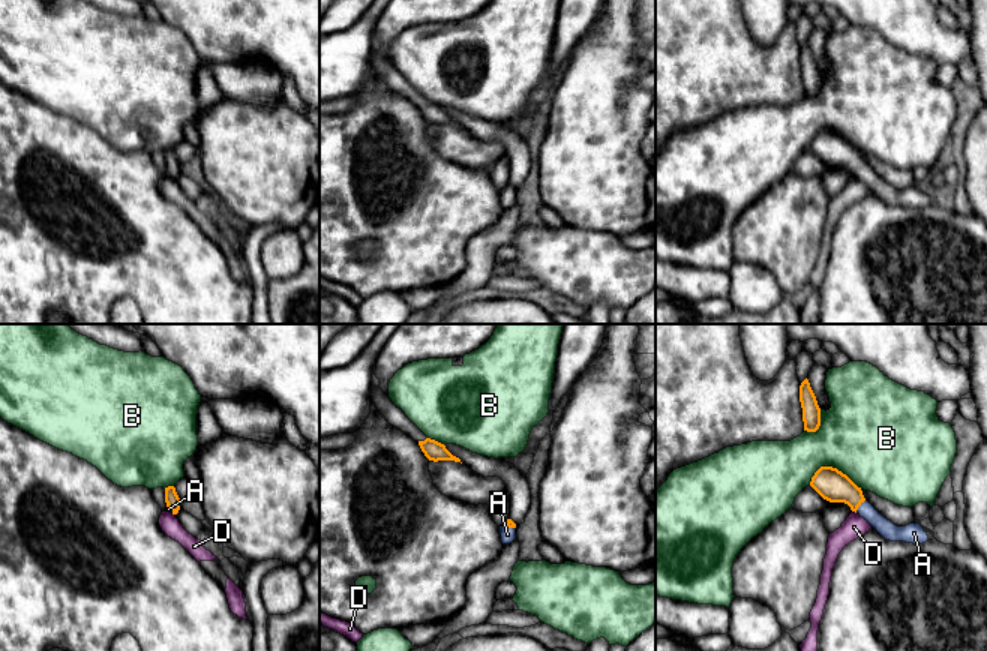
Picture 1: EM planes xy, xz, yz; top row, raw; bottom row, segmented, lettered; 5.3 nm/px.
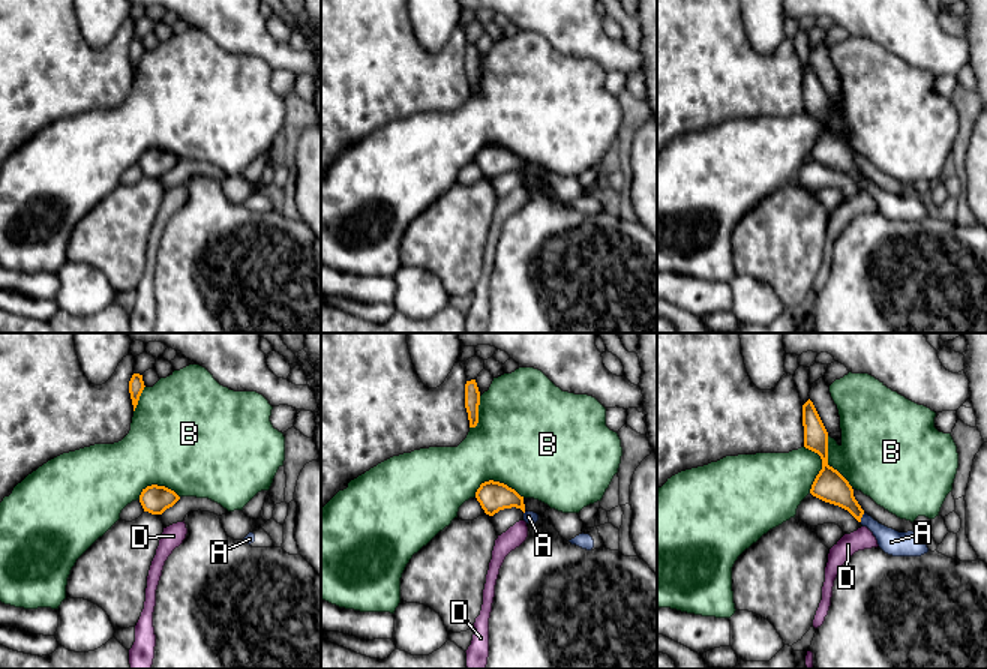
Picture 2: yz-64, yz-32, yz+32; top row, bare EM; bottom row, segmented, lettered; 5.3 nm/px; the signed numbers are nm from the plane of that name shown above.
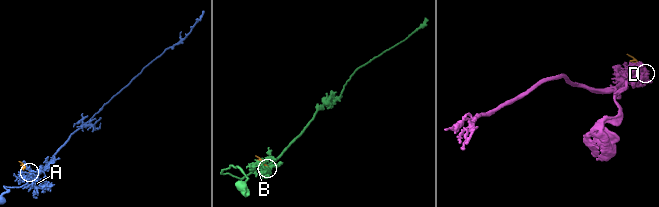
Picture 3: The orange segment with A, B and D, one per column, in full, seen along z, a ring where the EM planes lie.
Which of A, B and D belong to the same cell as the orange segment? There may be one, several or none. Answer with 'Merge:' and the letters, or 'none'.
Merge: A

